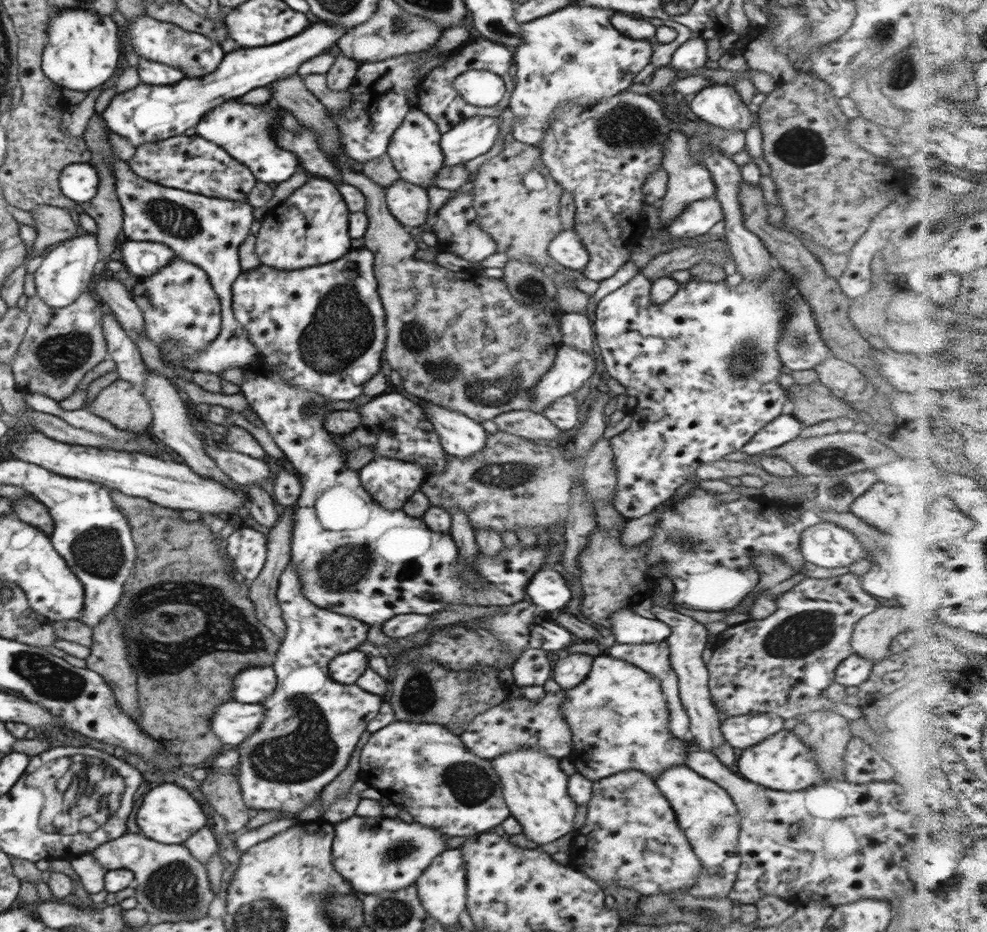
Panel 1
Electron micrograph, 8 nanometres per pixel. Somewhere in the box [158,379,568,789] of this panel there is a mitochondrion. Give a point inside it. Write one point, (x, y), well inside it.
(305, 749)

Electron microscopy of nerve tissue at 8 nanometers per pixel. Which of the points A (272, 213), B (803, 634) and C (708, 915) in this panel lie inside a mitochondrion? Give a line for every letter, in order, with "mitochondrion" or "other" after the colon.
A: other
B: mitochondrion
C: mitochondrion

